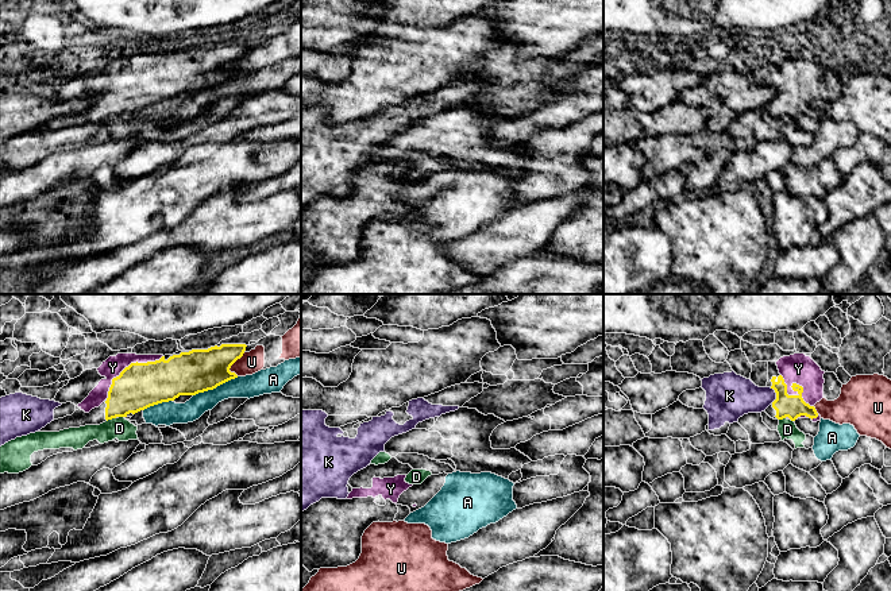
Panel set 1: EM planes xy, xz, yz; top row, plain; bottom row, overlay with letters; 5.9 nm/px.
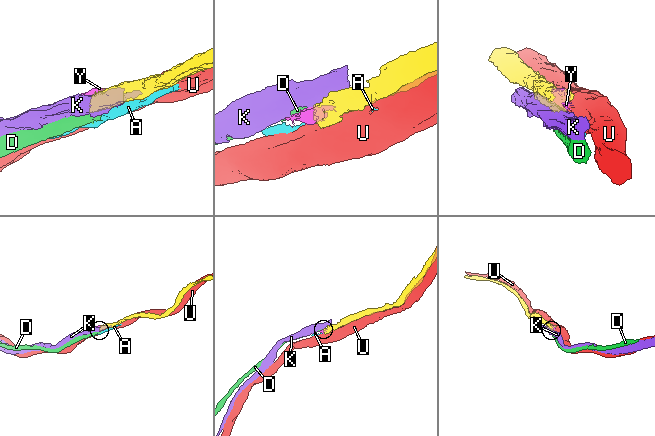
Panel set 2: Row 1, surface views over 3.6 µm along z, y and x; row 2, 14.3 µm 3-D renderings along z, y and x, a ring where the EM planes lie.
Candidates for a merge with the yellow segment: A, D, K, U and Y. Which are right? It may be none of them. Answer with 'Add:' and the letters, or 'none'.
Add: Y

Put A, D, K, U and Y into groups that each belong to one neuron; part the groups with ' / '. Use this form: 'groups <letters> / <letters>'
groups A / D / K / U / Y

